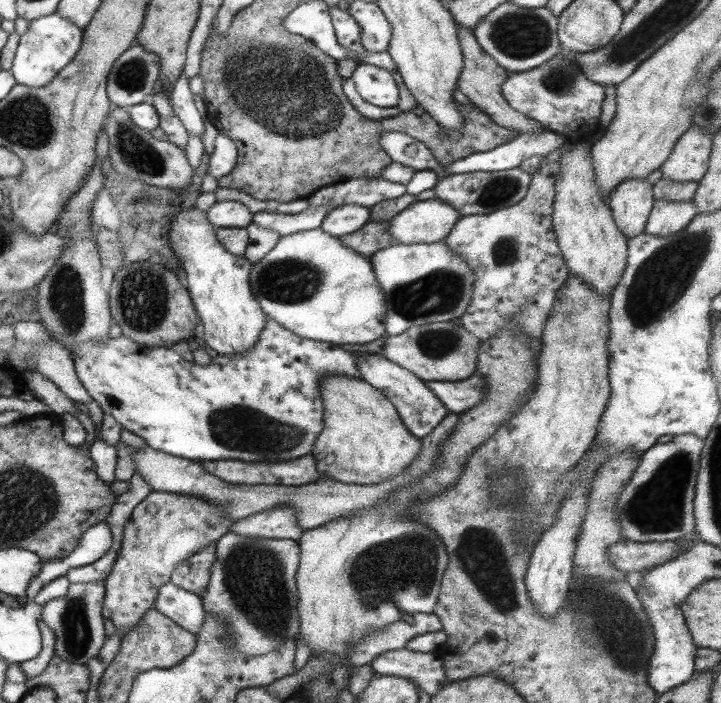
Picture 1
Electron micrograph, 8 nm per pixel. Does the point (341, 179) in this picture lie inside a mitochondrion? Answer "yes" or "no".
no

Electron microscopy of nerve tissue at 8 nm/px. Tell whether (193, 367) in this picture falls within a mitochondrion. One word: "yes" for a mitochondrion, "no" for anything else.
no

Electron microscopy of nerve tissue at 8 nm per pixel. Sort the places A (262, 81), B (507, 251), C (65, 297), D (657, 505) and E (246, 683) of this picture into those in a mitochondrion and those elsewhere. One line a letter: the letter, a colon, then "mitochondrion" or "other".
A: mitochondrion
B: mitochondrion
C: mitochondrion
D: mitochondrion
E: other

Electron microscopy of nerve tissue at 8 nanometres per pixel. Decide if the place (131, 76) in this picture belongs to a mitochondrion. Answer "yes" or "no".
yes

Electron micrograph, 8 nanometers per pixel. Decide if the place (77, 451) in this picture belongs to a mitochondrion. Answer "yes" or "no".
no

